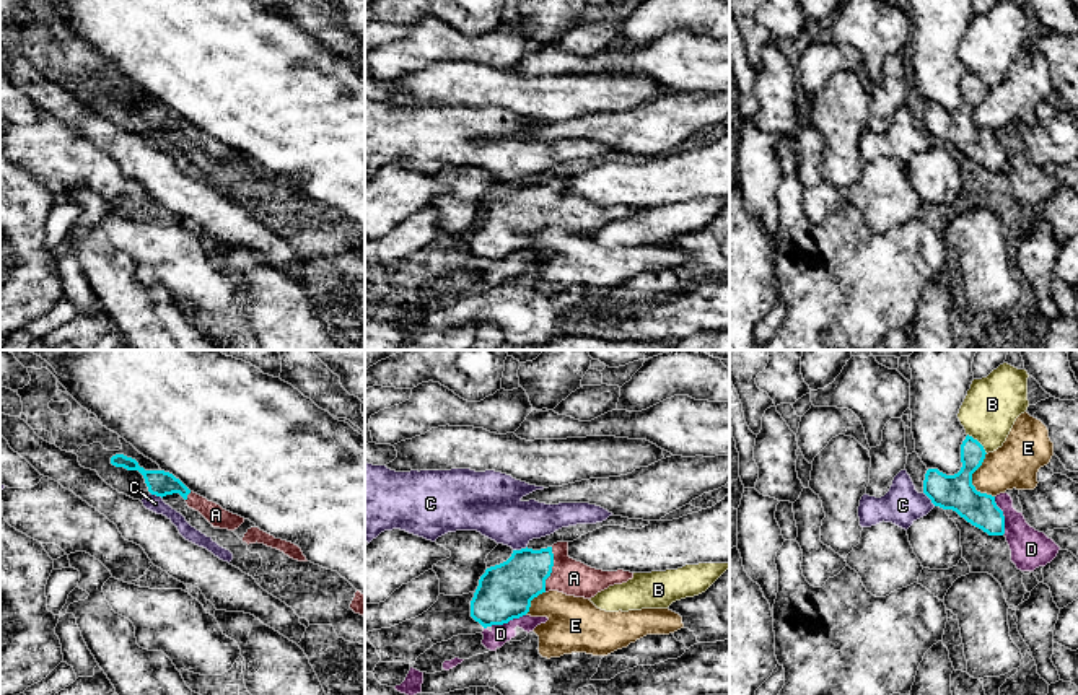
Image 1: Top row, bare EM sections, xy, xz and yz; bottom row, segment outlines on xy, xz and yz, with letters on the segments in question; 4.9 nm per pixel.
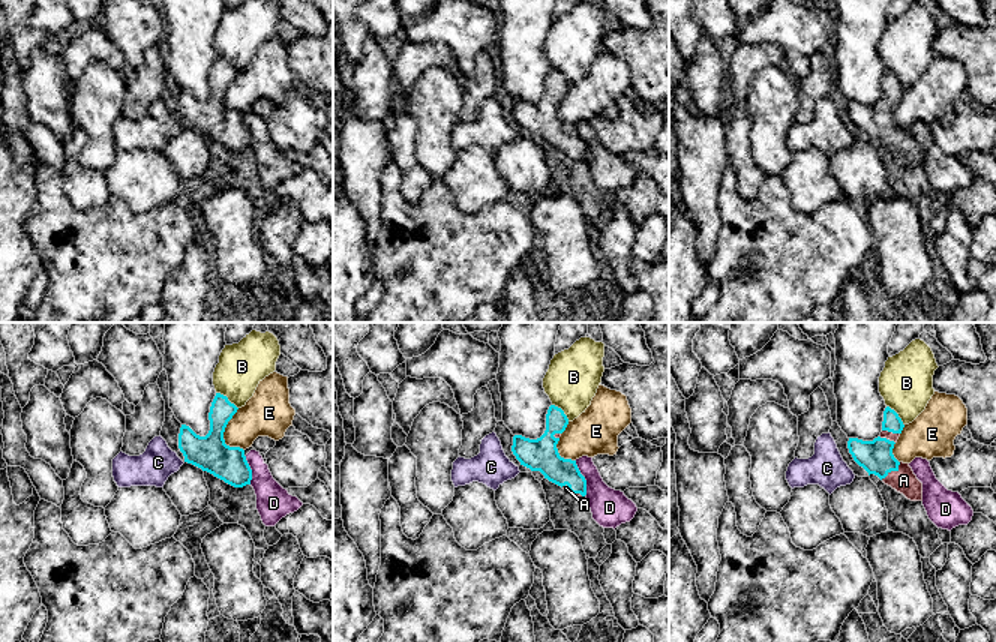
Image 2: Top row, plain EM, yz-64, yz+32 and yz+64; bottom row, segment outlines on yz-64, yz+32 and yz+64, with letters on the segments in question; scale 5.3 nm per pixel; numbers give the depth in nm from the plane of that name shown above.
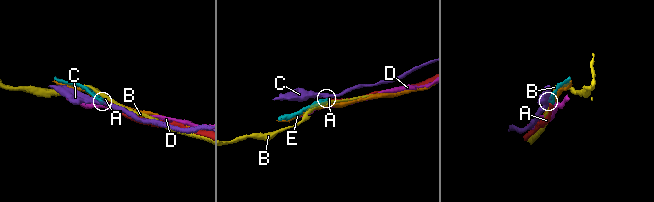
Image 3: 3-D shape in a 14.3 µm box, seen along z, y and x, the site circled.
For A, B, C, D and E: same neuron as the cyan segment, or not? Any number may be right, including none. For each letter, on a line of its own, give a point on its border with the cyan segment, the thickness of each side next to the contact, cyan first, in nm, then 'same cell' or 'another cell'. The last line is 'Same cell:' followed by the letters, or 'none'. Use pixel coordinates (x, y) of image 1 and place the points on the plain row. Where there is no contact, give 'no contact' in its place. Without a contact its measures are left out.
A: contact xz (551, 205); calibres 280 and 180 nm; same cell
B: contact yz (979, 78); calibres 150 and 280 nm; another cell
C: contact xz (521, 184); calibres 280 and 280 nm; another cell
D: contact yz (1002, 150); calibres 170 and 190 nm; another cell
E: contact yz (971, 116); calibres 180 and 220 nm; another cell
Same cell: A

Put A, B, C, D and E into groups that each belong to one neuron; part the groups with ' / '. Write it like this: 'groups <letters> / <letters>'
groups A / B / C / D / E

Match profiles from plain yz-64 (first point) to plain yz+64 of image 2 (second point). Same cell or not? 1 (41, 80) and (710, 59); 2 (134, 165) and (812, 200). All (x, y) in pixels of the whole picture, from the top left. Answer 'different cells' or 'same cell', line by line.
1: same cell
2: same cell

